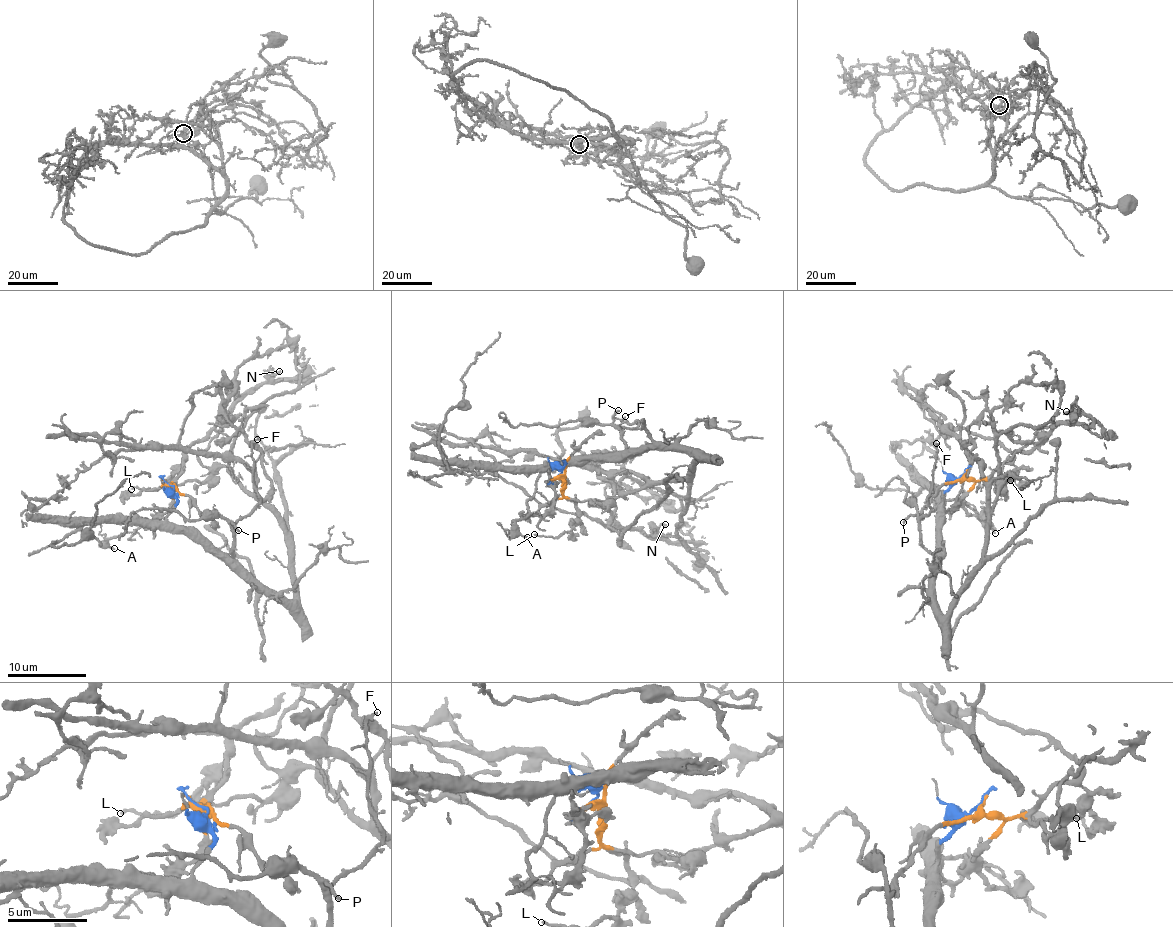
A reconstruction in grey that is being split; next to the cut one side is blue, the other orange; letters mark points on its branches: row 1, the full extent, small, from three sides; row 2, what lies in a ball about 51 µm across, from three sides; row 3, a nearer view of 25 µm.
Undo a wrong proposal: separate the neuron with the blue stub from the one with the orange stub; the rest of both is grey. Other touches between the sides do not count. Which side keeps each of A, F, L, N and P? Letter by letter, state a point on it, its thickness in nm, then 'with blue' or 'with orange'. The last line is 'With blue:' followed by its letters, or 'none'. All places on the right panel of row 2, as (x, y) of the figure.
A: at (995, 533); 160 nm thick; with blue
F: at (936, 443); 190 nm thick; with blue
L: at (1010, 480); 110 nm thick; with orange
N: at (1066, 411); 200 nm thick; with orange
P: at (903, 522); 190 nm thick; with blue
With blue: A, F, P

